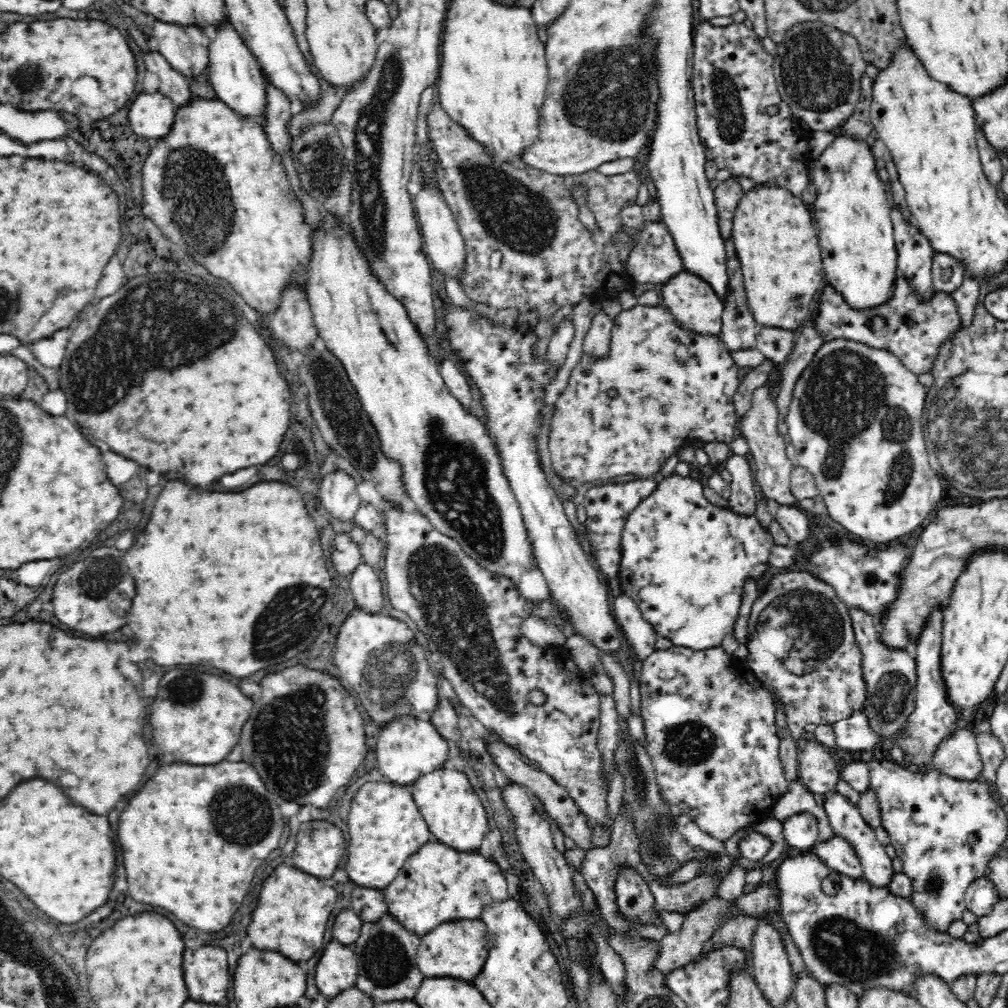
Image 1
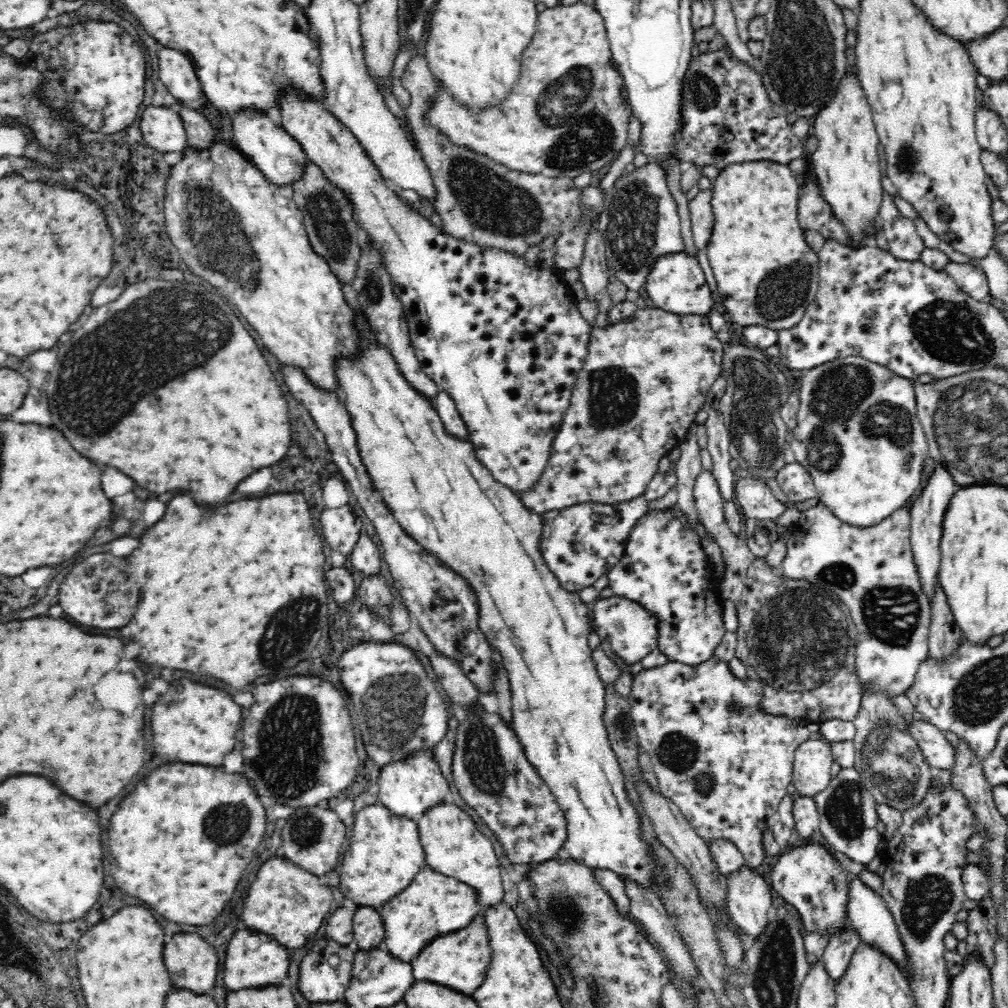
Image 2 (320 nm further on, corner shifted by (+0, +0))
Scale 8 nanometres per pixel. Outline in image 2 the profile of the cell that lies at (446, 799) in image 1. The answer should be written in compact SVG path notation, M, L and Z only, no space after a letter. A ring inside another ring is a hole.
M445 801L434 803L420 815L417 825L428 866L476 887L480 893L480 903L486 908L504 899L498 869L502 861L494 850L492 840L478 830L474 819L460 805Z

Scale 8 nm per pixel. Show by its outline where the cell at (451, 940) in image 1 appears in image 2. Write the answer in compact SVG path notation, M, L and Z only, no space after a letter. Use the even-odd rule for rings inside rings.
M482 914L476 916L468 926L436 937L427 944L418 956L412 958L412 972L415 980L436 980L439 985L472 994L476 986L486 978L486 970L492 958L490 939Z

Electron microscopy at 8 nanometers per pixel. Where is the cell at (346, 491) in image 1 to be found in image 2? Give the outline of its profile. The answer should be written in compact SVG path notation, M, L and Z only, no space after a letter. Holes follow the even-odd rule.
M352 506L326 507L320 514L320 522L330 548L348 556L362 528L362 521L354 514Z

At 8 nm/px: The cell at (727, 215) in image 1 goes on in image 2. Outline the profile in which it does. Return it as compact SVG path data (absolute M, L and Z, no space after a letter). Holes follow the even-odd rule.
M712 188L694 191L689 198L689 216L694 246L703 250L708 247L714 230L714 209L712 209Z

